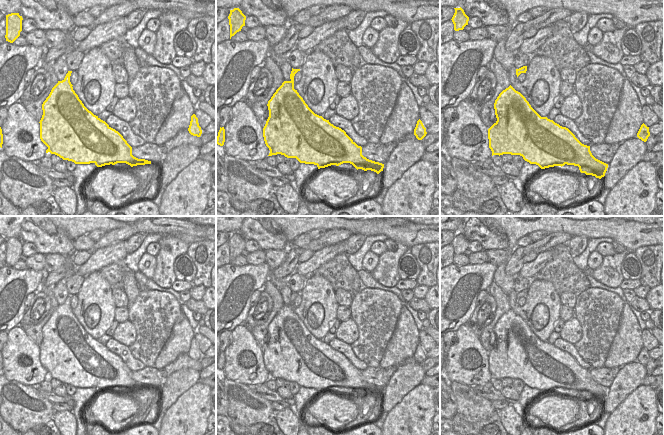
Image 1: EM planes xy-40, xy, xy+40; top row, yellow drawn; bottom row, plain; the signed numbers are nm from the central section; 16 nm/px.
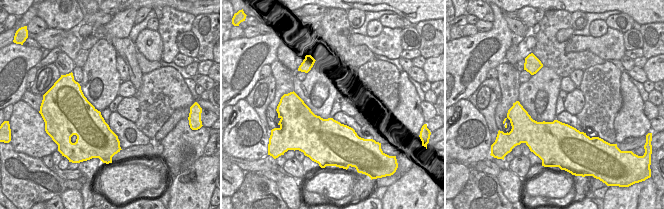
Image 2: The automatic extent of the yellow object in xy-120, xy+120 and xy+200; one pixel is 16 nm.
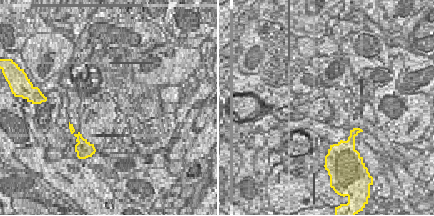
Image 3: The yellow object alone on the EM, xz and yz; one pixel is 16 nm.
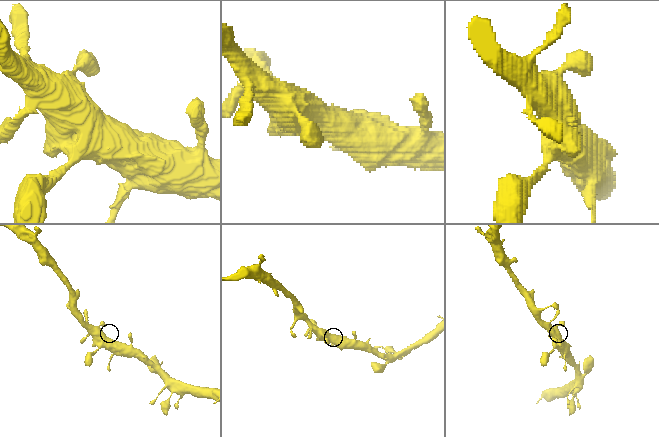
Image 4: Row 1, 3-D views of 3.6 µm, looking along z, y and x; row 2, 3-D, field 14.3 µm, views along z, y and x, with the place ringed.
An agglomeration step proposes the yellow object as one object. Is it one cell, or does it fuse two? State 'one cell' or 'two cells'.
one cell

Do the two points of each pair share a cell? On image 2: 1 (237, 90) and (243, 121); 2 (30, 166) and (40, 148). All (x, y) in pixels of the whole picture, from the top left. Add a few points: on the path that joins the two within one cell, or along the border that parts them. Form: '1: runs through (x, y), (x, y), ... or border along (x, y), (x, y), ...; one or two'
1: border along (244, 98), (241, 98), (233, 106); two
2: border along (13, 148), (18, 152), (41, 159); two

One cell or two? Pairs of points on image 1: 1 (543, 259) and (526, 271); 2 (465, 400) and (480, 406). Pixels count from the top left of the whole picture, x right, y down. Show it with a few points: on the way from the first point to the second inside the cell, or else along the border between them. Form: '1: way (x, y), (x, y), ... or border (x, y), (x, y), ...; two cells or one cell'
1: way (539, 262), (530, 268); one cell
2: way (469, 404), (476, 406); one cell

